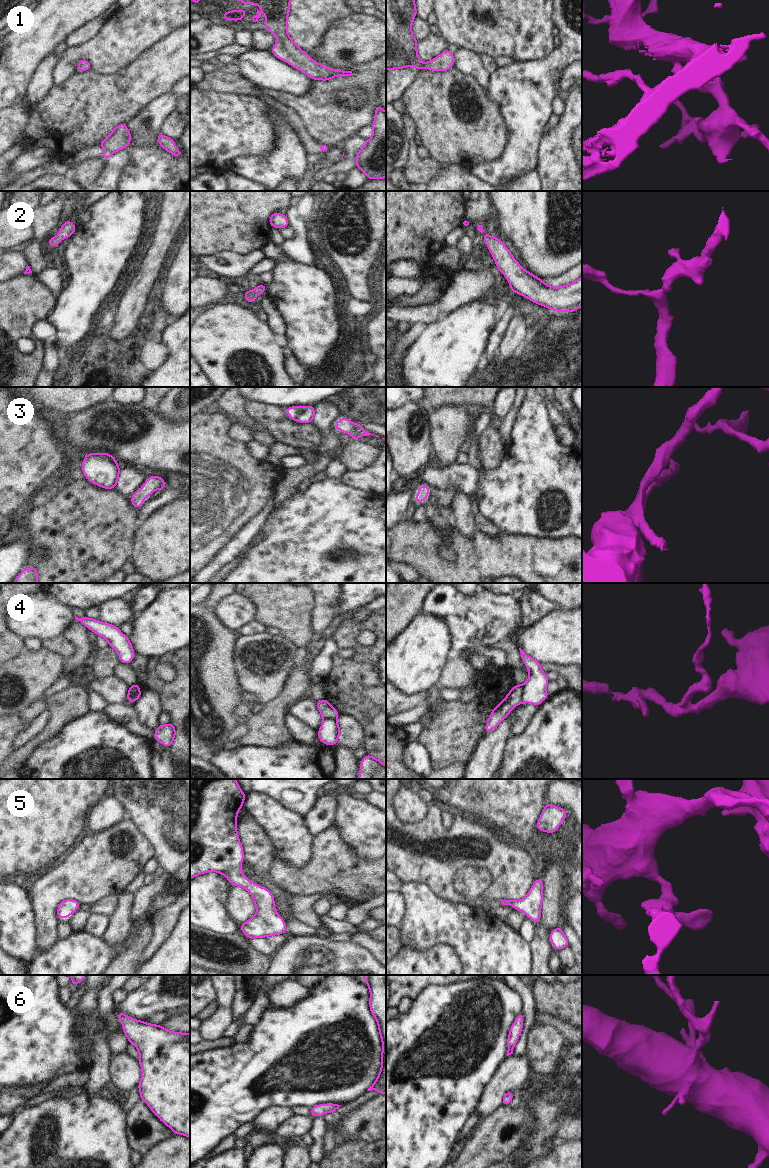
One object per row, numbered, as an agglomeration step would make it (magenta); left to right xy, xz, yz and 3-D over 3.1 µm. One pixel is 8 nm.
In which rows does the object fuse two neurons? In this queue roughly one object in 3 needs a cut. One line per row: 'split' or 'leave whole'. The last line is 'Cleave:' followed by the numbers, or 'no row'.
1: leave whole
2: leave whole
3: leave whole
4: split
5: leave whole
6: leave whole
Cleave: 4

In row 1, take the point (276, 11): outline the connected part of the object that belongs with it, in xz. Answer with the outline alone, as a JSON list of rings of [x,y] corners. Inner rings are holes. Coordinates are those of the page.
[[[241,0],[243,4],[256,4],[266,15],[264,28],[273,33],[277,39],[270,49],[276,58],[287,62],[290,66],[303,72],[311,79],[328,81],[339,76],[351,76],[352,71],[326,68],[324,64],[315,62],[304,52],[287,33],[288,15],[291,0]]]

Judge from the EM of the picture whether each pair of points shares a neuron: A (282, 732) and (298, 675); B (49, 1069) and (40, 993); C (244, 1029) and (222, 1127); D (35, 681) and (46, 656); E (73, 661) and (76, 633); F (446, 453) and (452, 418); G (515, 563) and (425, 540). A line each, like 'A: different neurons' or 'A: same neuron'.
A: same neuron
B: same neuron
C: different neurons
D: same neuron
E: same neuron
F: same neuron
G: same neuron

